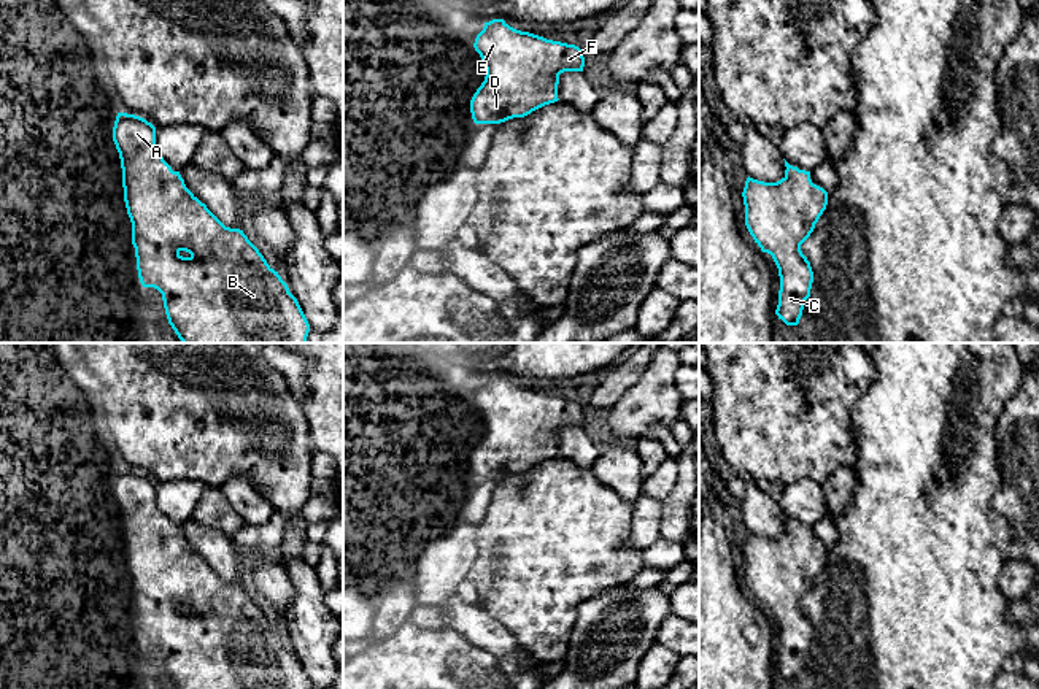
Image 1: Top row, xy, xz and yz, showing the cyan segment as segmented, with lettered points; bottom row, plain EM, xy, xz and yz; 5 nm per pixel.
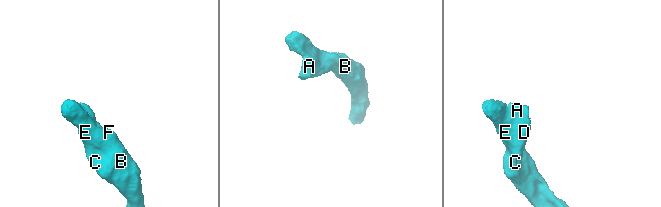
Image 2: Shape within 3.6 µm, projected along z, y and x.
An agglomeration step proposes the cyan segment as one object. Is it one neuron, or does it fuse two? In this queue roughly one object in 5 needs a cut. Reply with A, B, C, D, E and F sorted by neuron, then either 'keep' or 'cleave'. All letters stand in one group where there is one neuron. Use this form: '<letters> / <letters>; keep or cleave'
A B C D E F; keep

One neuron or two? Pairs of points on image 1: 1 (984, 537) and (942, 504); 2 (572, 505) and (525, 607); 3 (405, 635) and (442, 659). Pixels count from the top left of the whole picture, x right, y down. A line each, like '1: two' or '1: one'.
1: one
2: one
3: one

